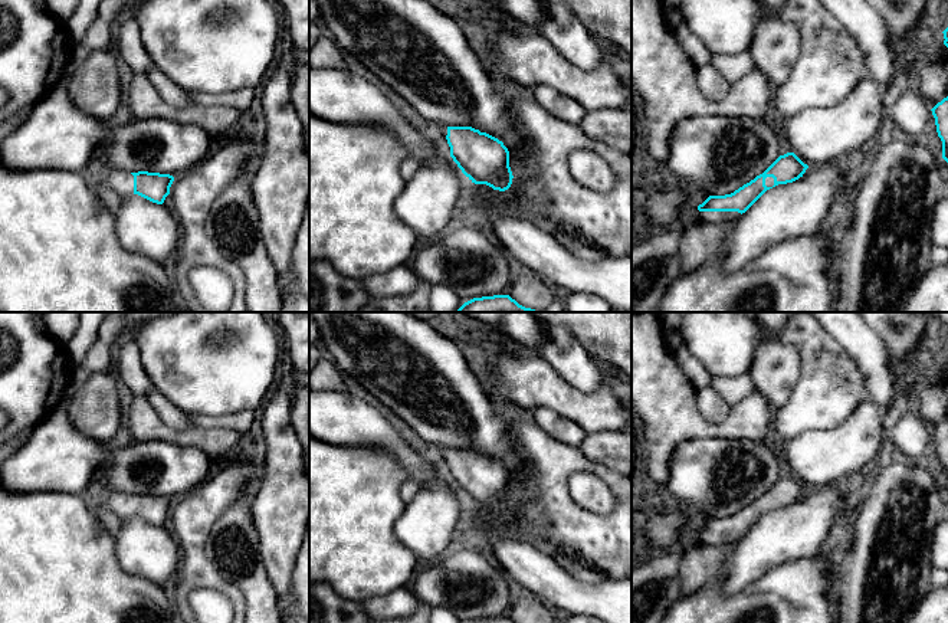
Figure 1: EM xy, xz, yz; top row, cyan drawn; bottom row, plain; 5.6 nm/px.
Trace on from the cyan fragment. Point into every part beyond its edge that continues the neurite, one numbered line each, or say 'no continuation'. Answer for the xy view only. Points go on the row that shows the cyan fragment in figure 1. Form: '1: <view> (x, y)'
1: xy (121, 182)

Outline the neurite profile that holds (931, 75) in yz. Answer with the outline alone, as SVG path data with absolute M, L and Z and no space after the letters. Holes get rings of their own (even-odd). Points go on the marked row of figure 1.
M944 33L931 37L928 53L913 71L915 89L931 109L948 96L948 47L944 40Z

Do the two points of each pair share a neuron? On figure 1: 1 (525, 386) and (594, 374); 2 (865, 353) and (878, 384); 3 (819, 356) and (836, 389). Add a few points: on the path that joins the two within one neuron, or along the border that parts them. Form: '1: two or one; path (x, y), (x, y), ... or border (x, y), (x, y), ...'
1: two; border (540, 356), (574, 387), (597, 387)
2: one; path (872, 360), (876, 366), (878, 377)
3: one; path (825, 364), (829, 380)

